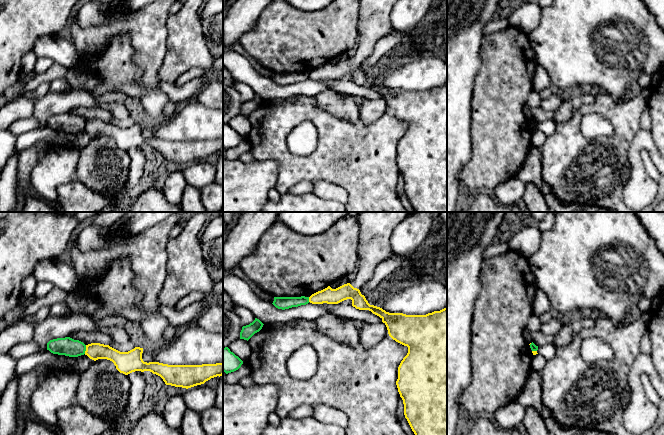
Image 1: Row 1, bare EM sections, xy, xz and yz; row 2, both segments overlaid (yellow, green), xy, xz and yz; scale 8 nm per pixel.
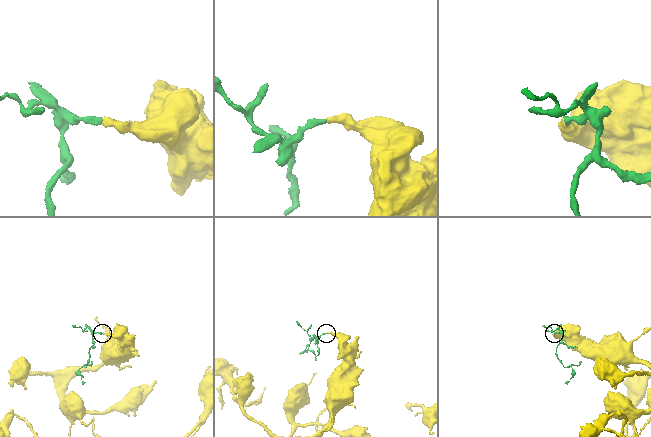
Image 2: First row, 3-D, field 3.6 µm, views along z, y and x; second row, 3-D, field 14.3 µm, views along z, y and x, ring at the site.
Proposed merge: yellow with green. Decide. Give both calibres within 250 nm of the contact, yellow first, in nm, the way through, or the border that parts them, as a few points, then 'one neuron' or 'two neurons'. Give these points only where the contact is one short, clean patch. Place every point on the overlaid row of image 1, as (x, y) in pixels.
calibres 140 and 150 nm; border xy (86, 345), (84, 353); two neurons

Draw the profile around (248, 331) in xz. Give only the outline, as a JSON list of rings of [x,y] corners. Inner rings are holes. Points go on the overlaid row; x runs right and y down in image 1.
[[[255,318],[252,323],[242,327],[240,332],[240,339],[248,341],[255,333],[262,329],[263,325],[264,324],[259,319]]]

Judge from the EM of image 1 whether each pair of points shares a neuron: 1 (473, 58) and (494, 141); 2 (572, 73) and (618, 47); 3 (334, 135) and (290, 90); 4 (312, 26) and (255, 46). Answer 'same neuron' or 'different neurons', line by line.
1: different neurons
2: same neuron
3: different neurons
4: same neuron

